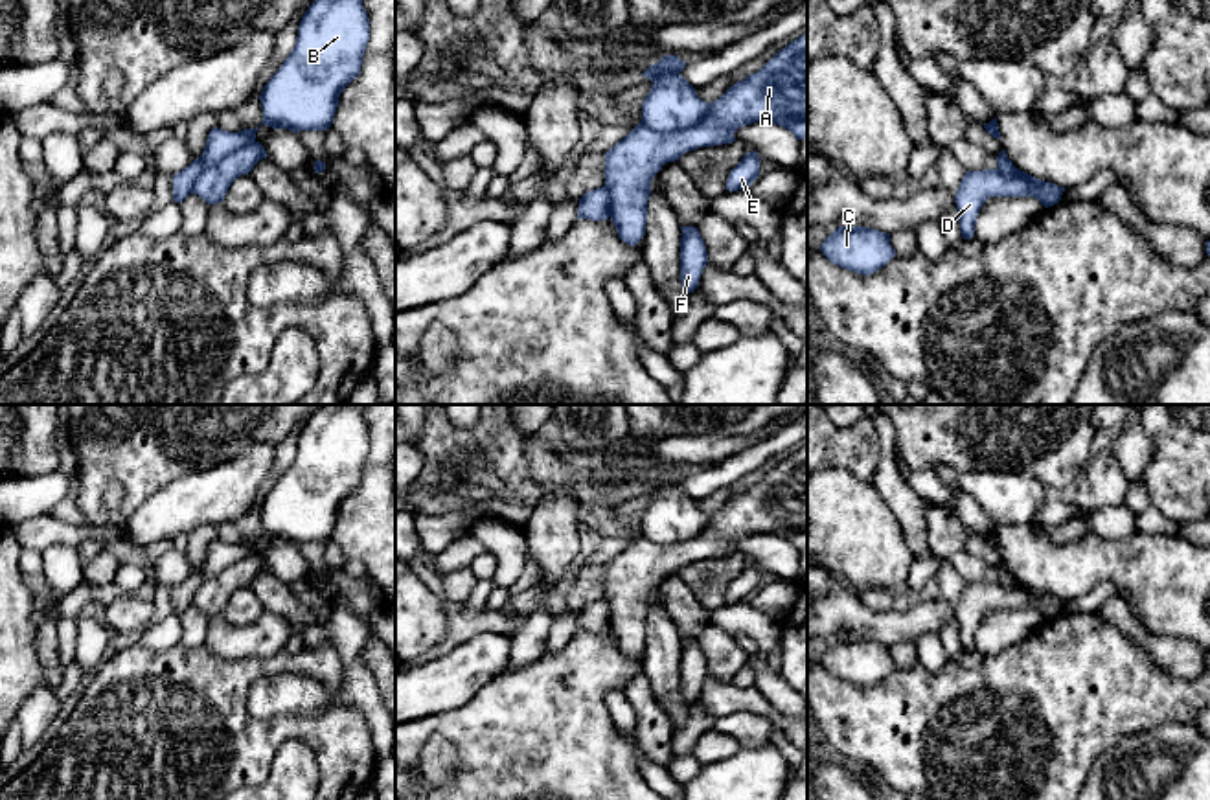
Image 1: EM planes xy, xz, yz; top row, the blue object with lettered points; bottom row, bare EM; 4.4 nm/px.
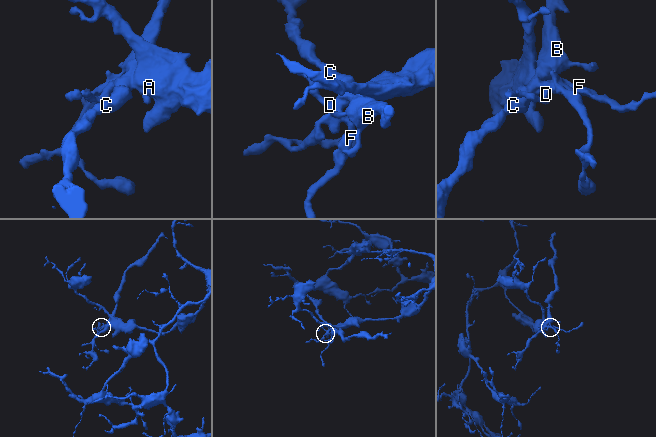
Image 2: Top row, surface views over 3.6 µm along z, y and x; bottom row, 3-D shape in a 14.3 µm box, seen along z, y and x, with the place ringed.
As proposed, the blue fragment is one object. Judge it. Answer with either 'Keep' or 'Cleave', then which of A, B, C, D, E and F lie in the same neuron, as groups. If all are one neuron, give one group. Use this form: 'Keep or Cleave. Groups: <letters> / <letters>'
Cleave. Groups: A D F / B C E

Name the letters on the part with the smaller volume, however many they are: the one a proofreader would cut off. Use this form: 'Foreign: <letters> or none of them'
Foreign: B, C, E

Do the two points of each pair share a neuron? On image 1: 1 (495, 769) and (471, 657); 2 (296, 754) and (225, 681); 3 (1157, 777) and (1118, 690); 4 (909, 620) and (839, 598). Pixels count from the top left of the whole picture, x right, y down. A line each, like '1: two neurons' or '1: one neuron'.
1: two neurons
2: two neurons
3: two neurons
4: one neuron

